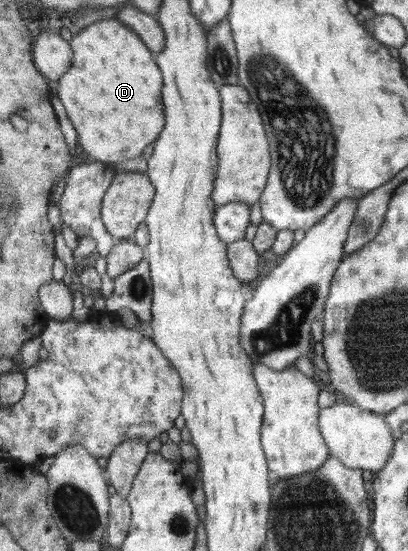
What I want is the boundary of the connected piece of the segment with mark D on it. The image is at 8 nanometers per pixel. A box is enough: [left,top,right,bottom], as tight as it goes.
[55,17,164,166]

